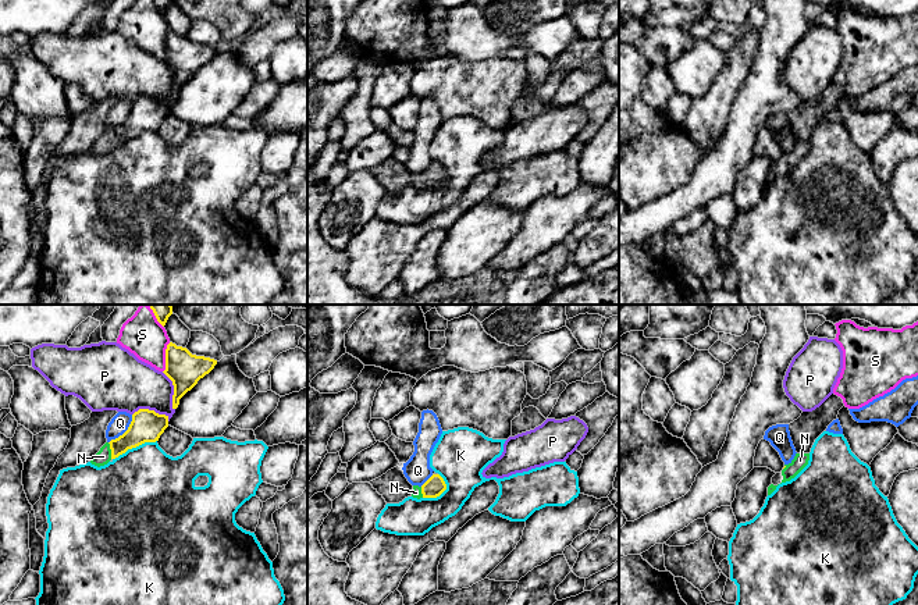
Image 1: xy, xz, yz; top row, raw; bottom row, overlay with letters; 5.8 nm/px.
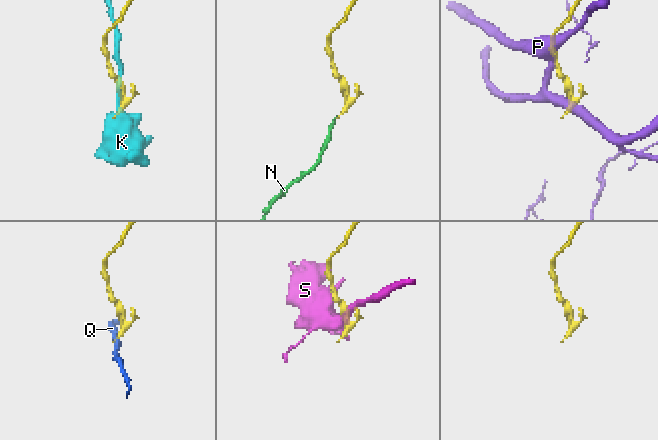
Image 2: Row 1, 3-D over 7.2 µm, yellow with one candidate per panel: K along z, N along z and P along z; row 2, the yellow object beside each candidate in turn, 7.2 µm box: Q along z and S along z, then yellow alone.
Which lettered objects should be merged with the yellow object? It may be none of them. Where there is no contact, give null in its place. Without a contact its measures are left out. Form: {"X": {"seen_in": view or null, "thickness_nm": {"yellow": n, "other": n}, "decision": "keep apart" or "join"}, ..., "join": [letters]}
{"K": {"seen_in": "xy", "thickness_nm": {"yellow": 190, "other": 480}, "decision": "keep apart"}, "N": {"seen_in": "xy", "thickness_nm": {"yellow": 190, "other": 90}, "decision": "join"}, "P": {"seen_in": "xy", "thickness_nm": {"yellow": 190, "other": 340}, "decision": "keep apart"}, "Q": {"seen_in": "xy", "thickness_nm": {"yellow": 190, "other": 110}, "decision": "keep apart"}, "S": {"seen_in": "xy", "thickness_nm": {"yellow": 200, "other": 240}, "decision": "keep apart"}, "join": ["N"]}

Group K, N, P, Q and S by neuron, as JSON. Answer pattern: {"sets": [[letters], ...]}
{"sets": [["K"], ["N"], ["P"], ["Q"], ["S"]]}

